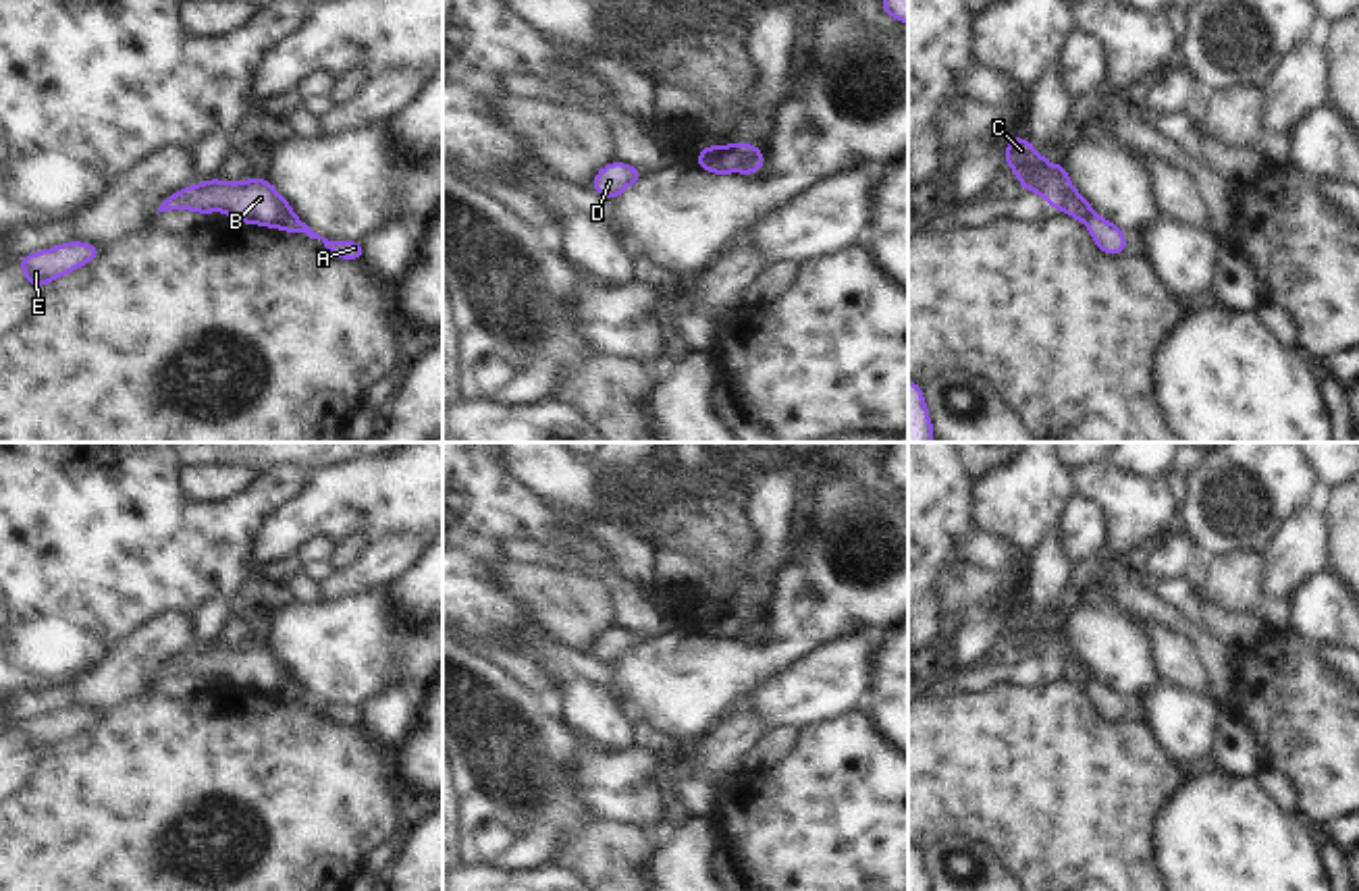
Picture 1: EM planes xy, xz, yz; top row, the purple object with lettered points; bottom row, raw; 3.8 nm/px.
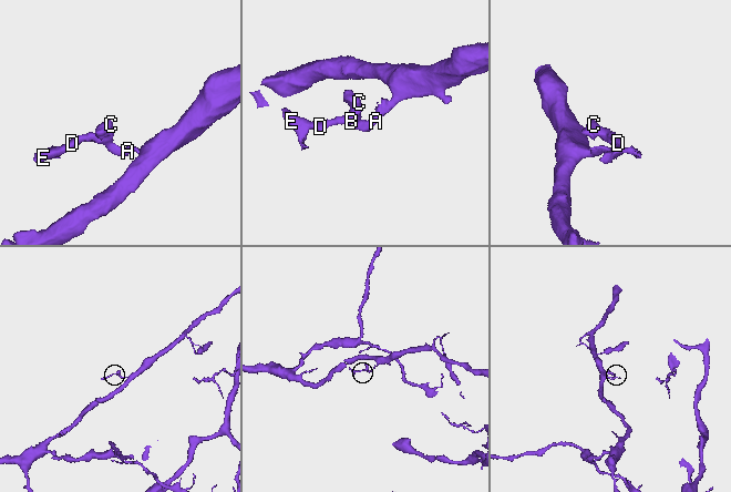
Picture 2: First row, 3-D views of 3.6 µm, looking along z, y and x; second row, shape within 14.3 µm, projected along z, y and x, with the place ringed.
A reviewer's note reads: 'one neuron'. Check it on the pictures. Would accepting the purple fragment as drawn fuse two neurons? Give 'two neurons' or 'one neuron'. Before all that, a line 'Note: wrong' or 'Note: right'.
Note: wrong
two neurons

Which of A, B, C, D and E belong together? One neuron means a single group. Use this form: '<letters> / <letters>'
A / B C D E

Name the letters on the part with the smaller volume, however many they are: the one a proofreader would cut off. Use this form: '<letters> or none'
B, C, D, E

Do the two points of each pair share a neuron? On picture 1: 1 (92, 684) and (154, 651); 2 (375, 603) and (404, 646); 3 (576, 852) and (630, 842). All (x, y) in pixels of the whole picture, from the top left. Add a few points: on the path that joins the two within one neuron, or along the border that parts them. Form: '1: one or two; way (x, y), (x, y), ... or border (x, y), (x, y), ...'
1: one; way (107, 684), (123, 676), (140, 659)
2: one; way (375, 613), (393, 636)
3: one; way (589, 852), (618, 852)

